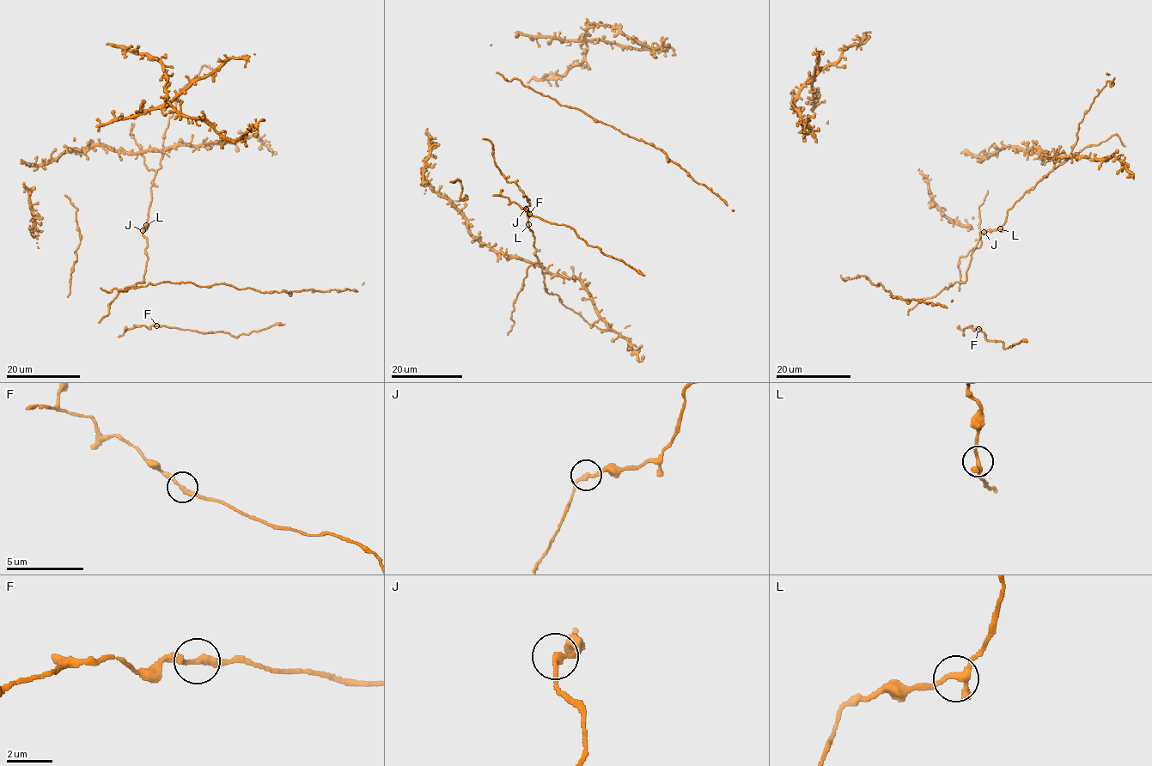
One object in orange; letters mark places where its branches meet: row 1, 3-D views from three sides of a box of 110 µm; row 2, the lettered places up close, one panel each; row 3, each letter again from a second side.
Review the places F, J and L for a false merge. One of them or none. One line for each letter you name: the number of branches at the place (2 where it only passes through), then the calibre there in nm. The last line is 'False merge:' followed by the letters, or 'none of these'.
False merge: none of these

